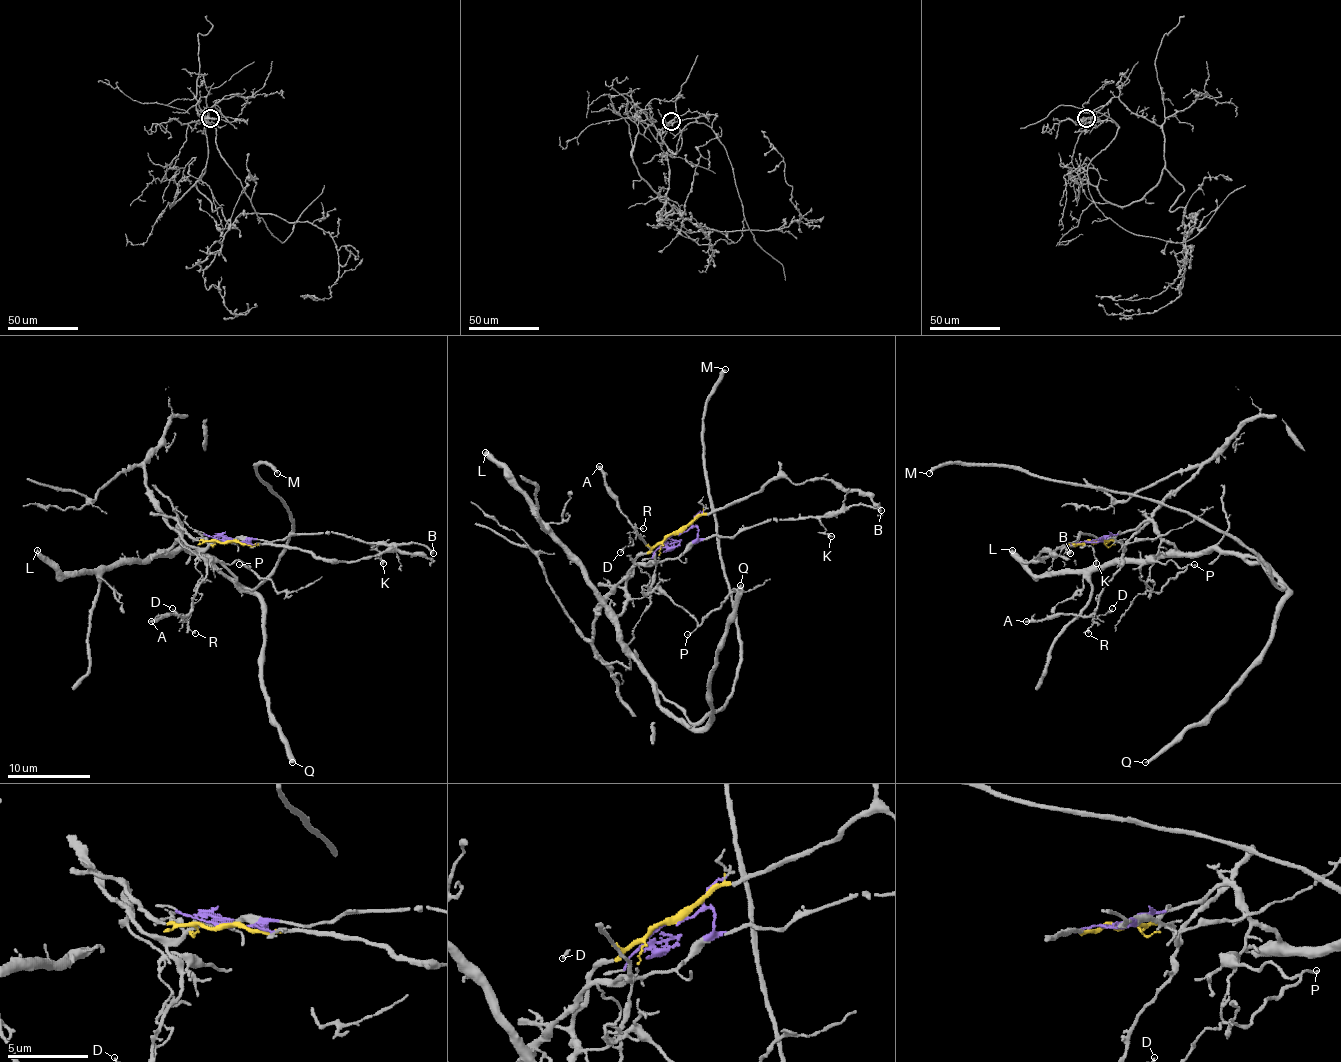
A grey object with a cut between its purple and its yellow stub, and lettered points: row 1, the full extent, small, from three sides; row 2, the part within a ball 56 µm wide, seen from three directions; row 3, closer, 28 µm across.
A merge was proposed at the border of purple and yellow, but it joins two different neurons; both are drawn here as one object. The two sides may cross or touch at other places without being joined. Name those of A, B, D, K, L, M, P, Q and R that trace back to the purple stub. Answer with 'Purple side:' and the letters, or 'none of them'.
Purple side: A, B, D, K, R

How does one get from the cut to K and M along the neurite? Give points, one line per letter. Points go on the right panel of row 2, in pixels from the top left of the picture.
K: (1094, 541), (1087, 541), (1098, 541), (1092, 535), (1079, 533), (1077, 541), (1094, 551), (1096, 564)
M: (1094, 541), (1147, 520), (1180, 553), (1248, 553), (1283, 588), (1224, 533), (1137, 495), (1015, 469), (929, 473)

